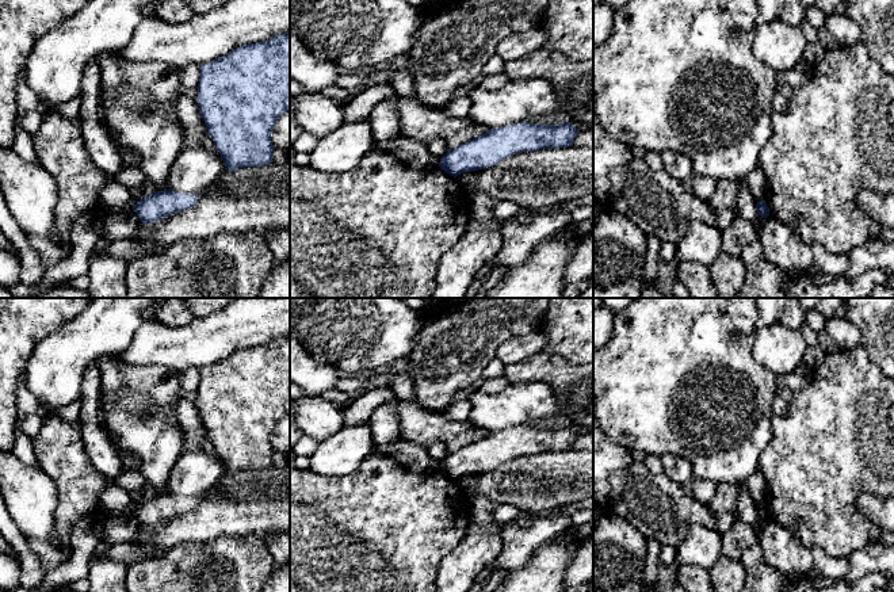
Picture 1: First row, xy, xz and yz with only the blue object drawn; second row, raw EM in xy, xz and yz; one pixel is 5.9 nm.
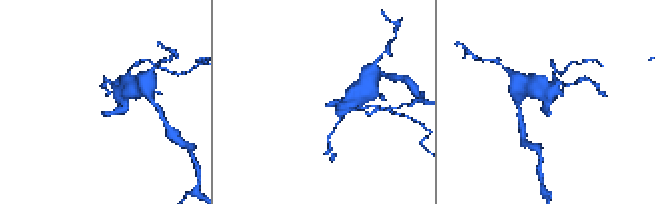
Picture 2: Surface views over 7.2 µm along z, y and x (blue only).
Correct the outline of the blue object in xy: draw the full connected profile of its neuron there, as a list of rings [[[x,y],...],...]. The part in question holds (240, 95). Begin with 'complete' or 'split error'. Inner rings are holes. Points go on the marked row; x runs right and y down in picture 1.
complete; [[[290,33],[242,45],[199,69],[196,103],[226,169],[272,163],[271,134],[278,118],[290,110]]]

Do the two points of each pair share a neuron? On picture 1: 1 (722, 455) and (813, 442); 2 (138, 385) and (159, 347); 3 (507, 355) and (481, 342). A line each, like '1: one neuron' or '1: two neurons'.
1: two neurons
2: two neurons
3: two neurons

